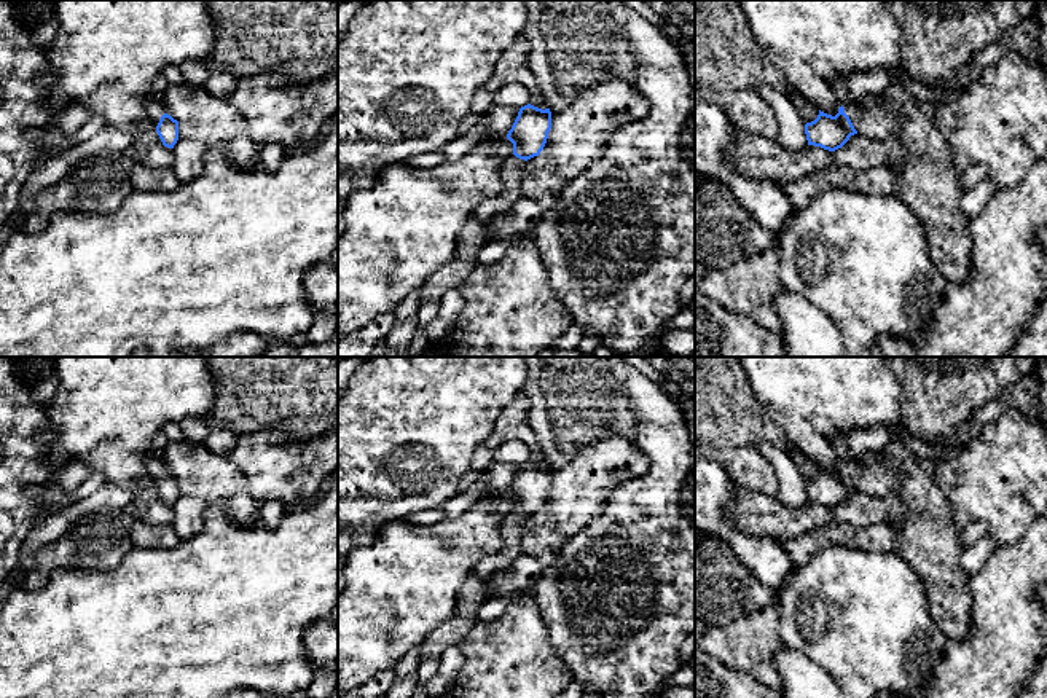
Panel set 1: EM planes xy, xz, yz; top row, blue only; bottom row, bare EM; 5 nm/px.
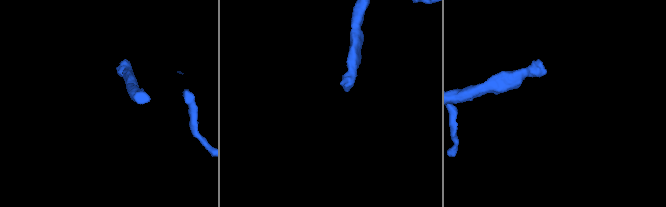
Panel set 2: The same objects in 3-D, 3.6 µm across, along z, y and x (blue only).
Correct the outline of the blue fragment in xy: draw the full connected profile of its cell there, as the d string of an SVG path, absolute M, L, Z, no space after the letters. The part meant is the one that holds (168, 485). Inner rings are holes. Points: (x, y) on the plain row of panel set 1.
M148 454L145 467L148 478L151 484L156 486L163 502L174 505L178 497L178 478L167 472L163 459L155 454Z

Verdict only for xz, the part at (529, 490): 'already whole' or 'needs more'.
needs more

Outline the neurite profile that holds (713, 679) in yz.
M695 644L695 698L781 698L752 674L731 669Z

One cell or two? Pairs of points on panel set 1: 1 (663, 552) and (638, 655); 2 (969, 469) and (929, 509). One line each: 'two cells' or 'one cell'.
1: one cell
2: two cells

